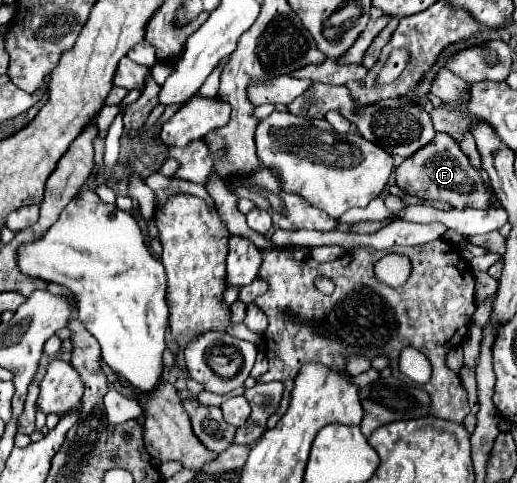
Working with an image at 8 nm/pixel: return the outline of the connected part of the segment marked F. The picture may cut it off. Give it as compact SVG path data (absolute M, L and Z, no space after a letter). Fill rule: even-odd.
M442 132L398 166L396 184L412 196L432 202L444 200L454 208L490 208L494 204L494 194L486 188L480 172L470 164L470 158L460 150L456 140Z

